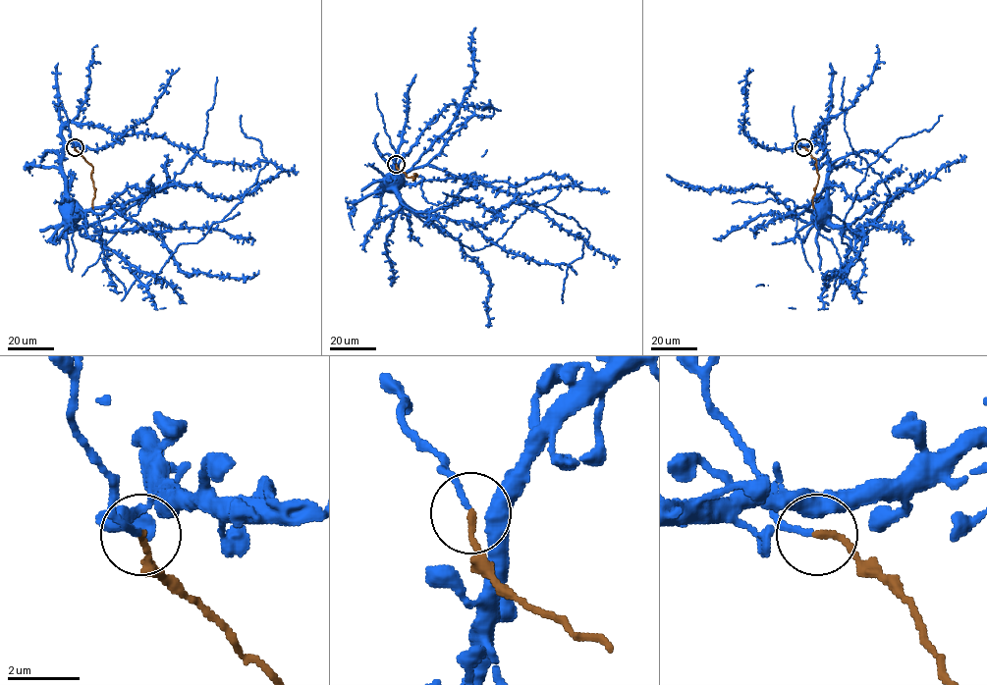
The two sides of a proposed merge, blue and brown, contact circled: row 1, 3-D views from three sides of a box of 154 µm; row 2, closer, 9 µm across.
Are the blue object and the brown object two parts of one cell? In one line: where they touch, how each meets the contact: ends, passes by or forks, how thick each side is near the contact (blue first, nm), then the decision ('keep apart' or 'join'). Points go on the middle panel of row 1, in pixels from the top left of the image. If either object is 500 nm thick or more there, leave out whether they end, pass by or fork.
(396, 164) | blue passes by | brown ends | 130/170 nm | join

